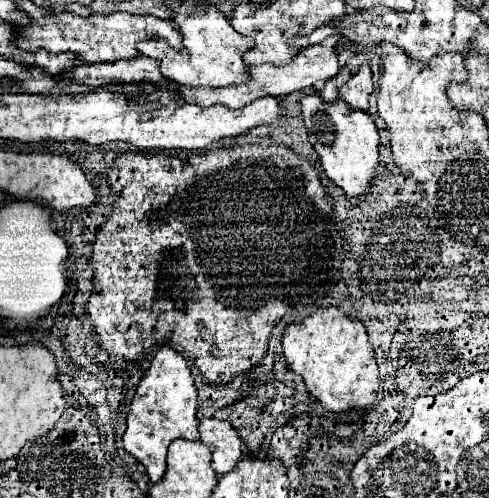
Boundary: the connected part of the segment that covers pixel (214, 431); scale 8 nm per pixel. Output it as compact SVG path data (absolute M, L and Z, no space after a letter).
M206 417L198 421L200 441L212 447L212 467L218 475L230 473L242 457L242 441L228 421Z

